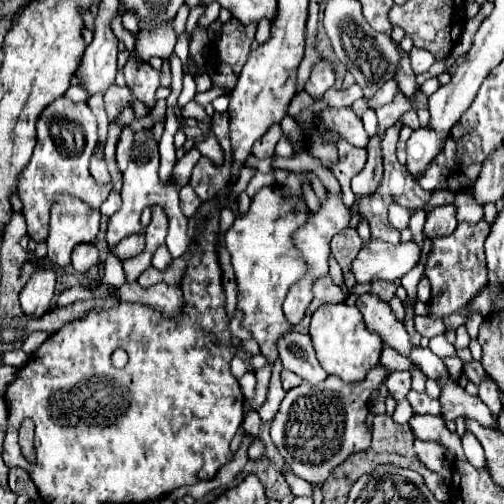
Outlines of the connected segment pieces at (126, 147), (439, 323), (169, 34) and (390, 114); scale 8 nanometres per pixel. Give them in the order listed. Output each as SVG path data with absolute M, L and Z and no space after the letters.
M123 128L121 136L119 136L119 142L117 142L117 166L119 170L123 172L131 160L131 142L133 142L133 130L131 128Z
M417 316L415 318L415 330L425 336L433 338L437 334L445 334L445 324L441 318L427 318L427 316Z
M167 22L165 26L159 26L155 30L141 30L135 40L135 54L139 54L143 60L159 56L163 62L169 62L173 48L175 48L173 22Z
M397 92L397 96L393 98L391 104L377 108L377 118L379 118L377 132L385 132L389 126L393 126L409 108L411 108L409 100L401 92Z

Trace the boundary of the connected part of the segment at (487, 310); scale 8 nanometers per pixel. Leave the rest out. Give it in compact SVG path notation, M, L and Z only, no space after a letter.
M485 288L485 290L481 292L481 296L477 296L477 298L471 302L471 312L481 312L481 314L485 314L485 316L491 314L491 310L493 310L493 308L491 308L491 306L493 306L491 302L493 302L493 300L491 300L491 294L489 294L489 290Z

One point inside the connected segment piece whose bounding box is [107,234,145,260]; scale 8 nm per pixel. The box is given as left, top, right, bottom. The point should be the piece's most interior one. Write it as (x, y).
(131, 246)

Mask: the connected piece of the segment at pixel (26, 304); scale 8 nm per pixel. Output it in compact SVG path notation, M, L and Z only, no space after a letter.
M37 268L21 290L21 306L27 316L39 318L51 308L57 274L53 268Z

